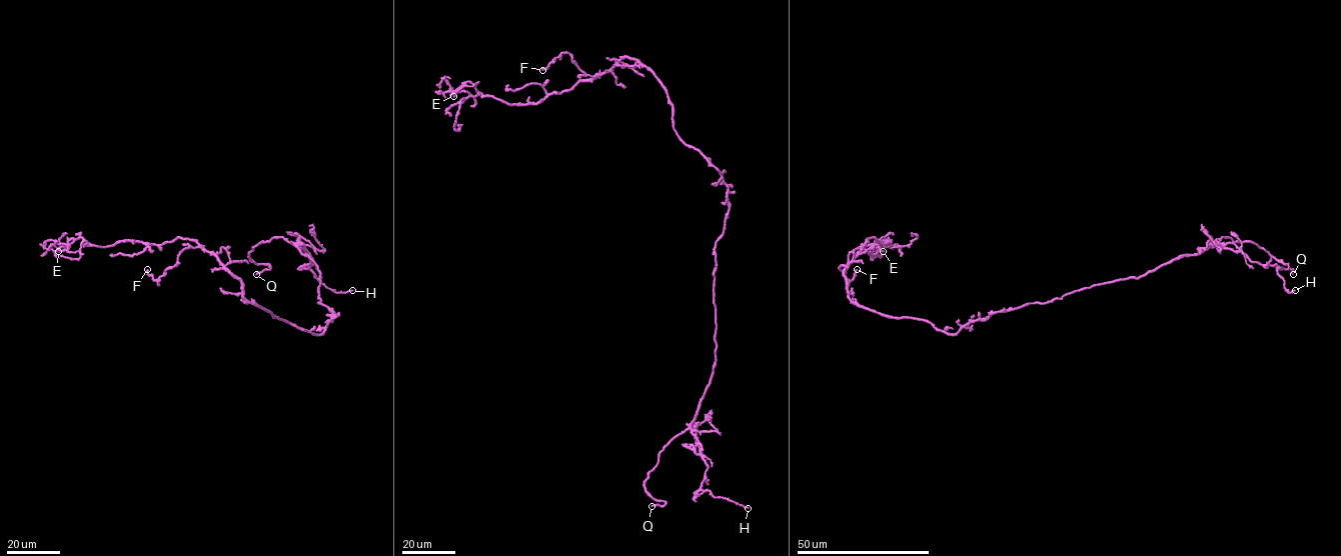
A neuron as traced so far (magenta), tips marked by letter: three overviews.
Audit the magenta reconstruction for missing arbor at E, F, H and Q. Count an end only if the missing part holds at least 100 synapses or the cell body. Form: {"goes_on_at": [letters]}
{"goes_on_at": ["Q"]}

